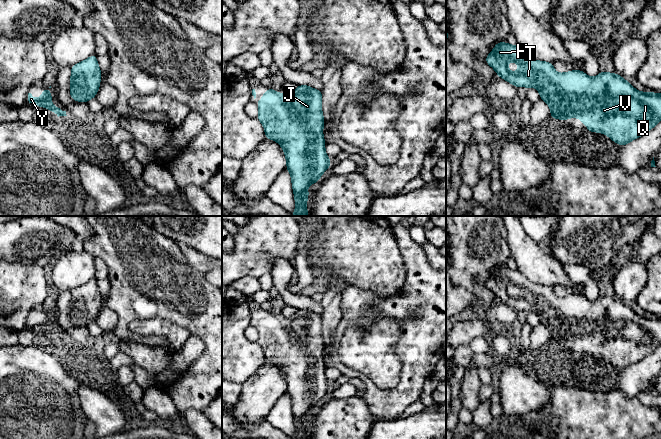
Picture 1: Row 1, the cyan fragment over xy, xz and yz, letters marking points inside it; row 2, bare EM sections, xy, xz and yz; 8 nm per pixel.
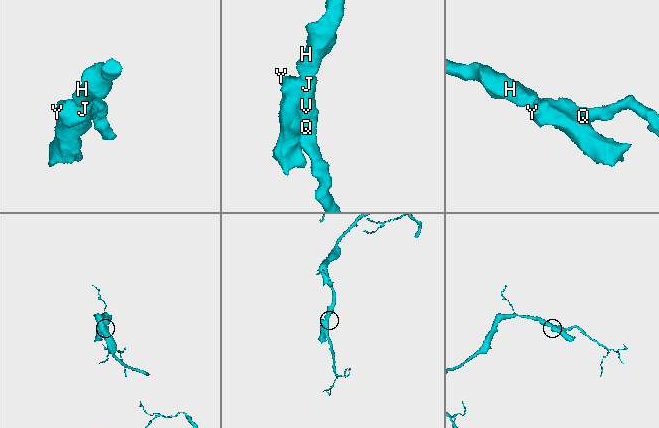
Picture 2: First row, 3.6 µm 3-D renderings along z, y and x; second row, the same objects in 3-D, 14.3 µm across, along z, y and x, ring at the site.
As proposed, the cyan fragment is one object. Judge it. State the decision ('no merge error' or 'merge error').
no merge error

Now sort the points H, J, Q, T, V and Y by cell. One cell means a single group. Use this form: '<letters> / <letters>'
H J Q T V Y

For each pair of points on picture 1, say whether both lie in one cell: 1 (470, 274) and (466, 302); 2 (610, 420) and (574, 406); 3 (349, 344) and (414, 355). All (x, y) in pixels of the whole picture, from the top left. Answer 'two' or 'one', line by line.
1: two
2: one
3: two

